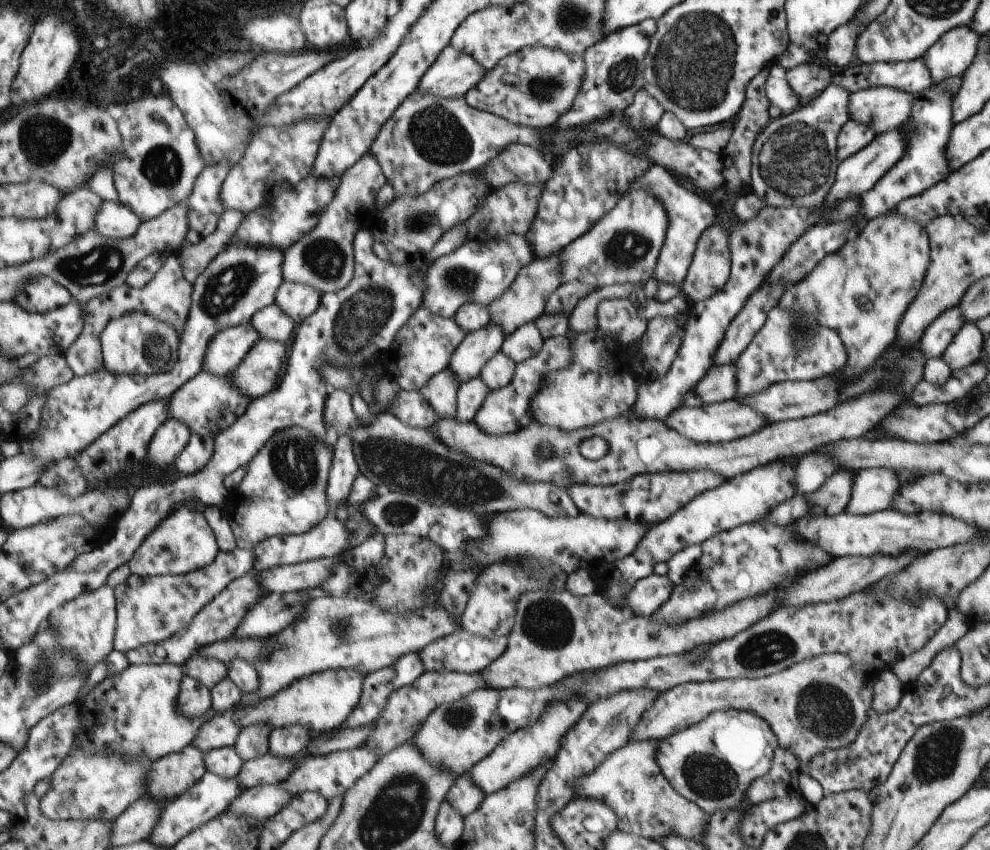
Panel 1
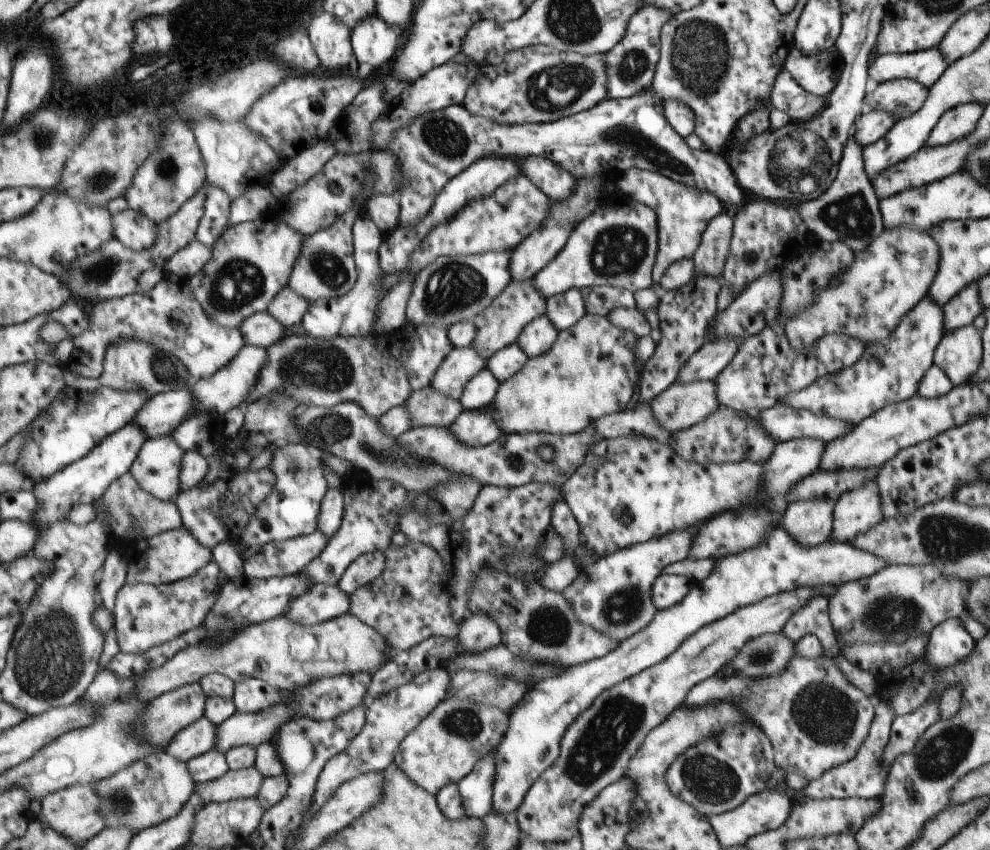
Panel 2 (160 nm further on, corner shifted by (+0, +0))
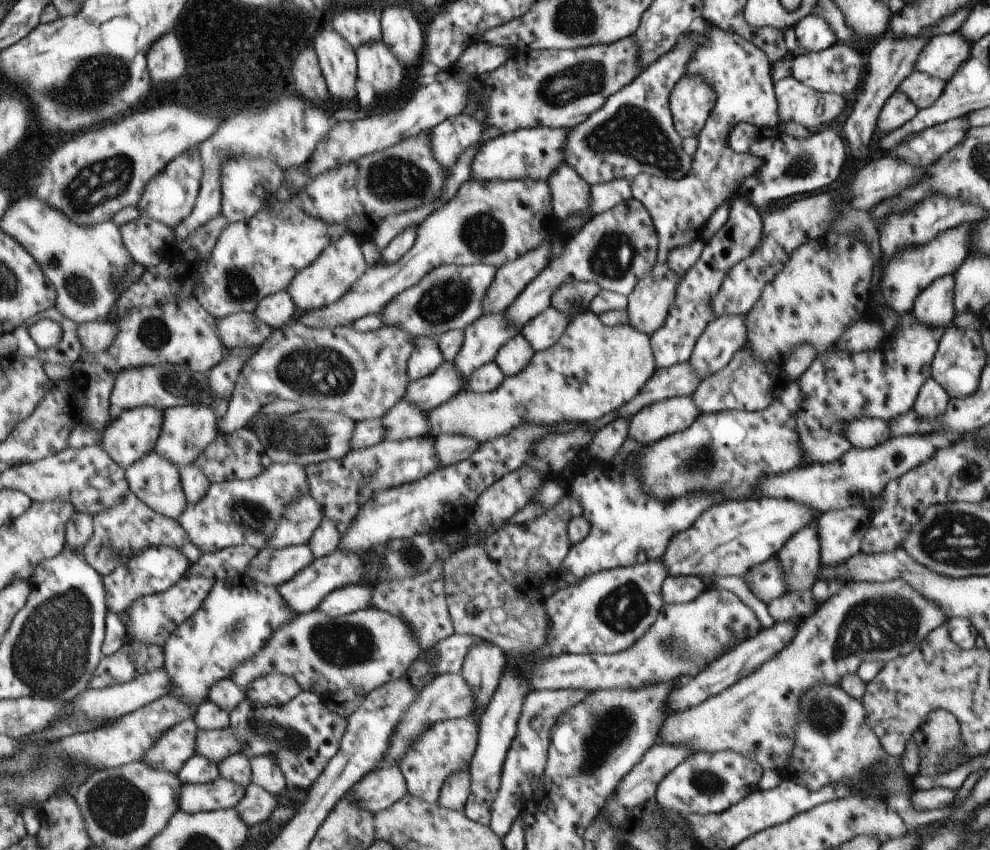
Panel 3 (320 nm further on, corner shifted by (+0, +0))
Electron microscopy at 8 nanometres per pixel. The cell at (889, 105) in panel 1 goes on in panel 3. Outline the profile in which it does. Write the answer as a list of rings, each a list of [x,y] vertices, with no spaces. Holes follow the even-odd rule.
[[[913,71],[899,84],[900,93],[903,93],[919,109],[932,105],[942,93],[946,81],[937,77]]]

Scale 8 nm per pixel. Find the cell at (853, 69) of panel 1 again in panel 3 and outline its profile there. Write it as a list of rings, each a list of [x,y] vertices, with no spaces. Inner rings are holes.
[[[957,31],[934,36],[919,53],[914,70],[948,81],[971,49],[972,44]]]

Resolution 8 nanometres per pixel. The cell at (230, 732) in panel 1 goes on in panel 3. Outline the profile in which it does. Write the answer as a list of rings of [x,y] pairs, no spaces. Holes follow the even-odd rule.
[[[193,718],[177,723],[165,731],[143,760],[149,765],[163,766],[163,769],[177,774],[185,763],[196,754],[198,726]]]

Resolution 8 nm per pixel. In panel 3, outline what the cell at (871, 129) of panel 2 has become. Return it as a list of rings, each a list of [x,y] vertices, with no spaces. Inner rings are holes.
[[[900,90],[891,93],[879,111],[876,127],[889,133],[917,114],[918,108]]]

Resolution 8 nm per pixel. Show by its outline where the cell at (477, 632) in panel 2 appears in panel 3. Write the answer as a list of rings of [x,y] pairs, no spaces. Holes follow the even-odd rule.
[[[489,641],[472,646],[466,652],[460,673],[475,694],[476,707],[471,714],[477,724],[499,686],[505,664],[505,652]]]

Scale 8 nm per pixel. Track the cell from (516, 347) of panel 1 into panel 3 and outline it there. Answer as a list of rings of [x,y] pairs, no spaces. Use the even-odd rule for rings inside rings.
[[[549,306],[525,323],[520,333],[528,340],[533,352],[542,351],[559,340],[568,320],[567,315]]]

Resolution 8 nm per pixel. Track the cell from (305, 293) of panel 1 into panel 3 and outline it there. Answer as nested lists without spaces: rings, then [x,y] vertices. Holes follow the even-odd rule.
[[[288,290],[264,298],[254,313],[272,329],[284,327],[293,319],[297,319],[300,314]]]

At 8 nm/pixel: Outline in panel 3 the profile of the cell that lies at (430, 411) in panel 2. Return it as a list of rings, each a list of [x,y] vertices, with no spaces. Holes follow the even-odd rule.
[[[405,400],[397,403],[381,418],[384,427],[388,430],[385,440],[400,441],[426,436],[431,424],[429,413]]]

